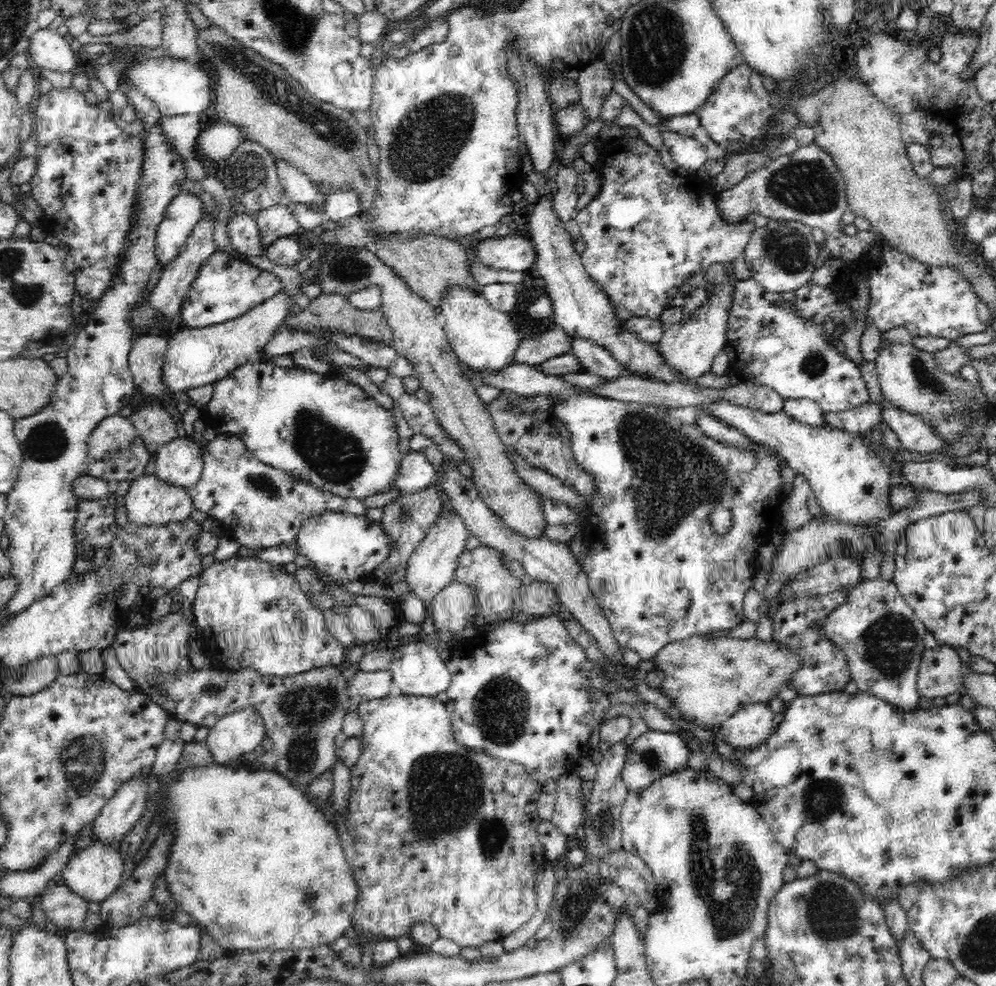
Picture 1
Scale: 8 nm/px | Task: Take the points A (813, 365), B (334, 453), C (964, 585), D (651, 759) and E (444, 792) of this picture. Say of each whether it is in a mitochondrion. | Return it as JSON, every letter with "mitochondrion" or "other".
{"A":"mitochondrion","B":"mitochondrion","C":"other","D":"mitochondrion","E":"mitochondrion"}

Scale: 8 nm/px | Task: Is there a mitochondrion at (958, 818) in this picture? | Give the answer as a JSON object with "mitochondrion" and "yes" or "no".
{"mitochondrion":"no"}

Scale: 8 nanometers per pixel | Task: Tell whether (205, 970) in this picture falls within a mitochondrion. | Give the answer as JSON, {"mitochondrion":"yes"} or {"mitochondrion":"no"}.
{"mitochondrion":"no"}

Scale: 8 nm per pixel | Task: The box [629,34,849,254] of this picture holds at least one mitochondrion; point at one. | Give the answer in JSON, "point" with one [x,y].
{"point":[803,186]}

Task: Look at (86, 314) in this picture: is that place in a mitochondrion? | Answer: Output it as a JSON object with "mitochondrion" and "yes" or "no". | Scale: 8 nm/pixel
{"mitochondrion":"no"}

